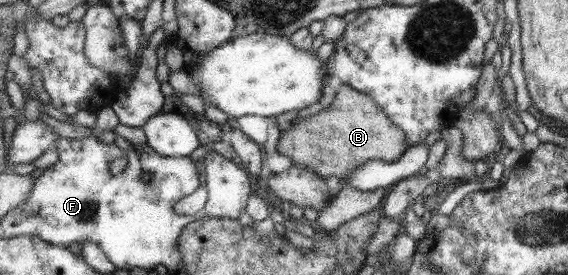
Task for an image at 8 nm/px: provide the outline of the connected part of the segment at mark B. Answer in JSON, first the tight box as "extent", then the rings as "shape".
{"extent":[276,84,411,181],"shape":[[[343,84],[337,89],[327,108],[311,116],[299,118],[289,130],[280,132],[276,150],[291,159],[293,164],[307,166],[308,170],[320,178],[333,176],[340,181],[365,161],[390,163],[401,158],[411,147],[405,144],[402,133],[384,111],[377,107],[375,100]]]}

